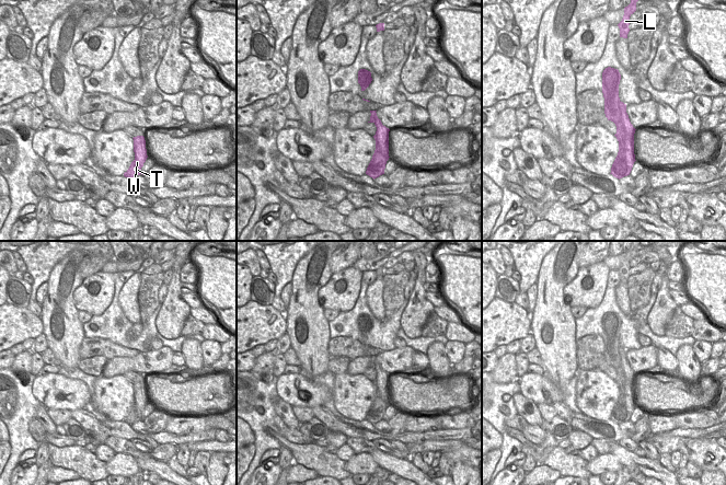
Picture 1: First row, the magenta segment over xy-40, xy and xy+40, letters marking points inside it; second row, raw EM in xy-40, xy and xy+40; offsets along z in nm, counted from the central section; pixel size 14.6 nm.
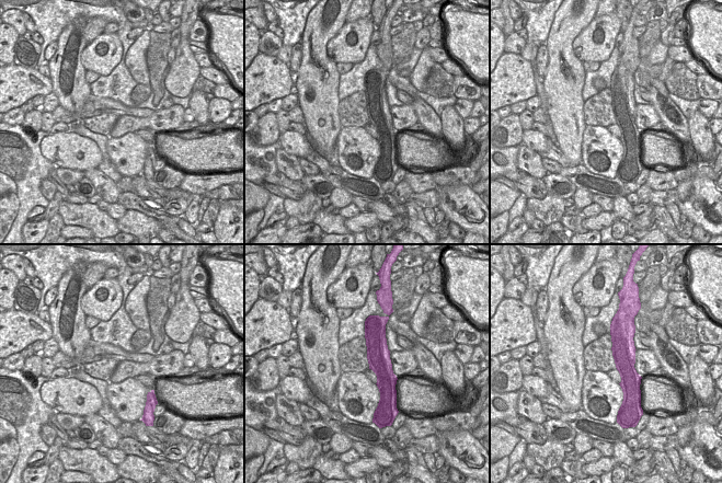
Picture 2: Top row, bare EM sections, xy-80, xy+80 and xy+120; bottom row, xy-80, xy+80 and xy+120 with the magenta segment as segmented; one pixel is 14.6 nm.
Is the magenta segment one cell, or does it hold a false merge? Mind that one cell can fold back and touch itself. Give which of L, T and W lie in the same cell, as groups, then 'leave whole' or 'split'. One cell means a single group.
groups L T / W; split

